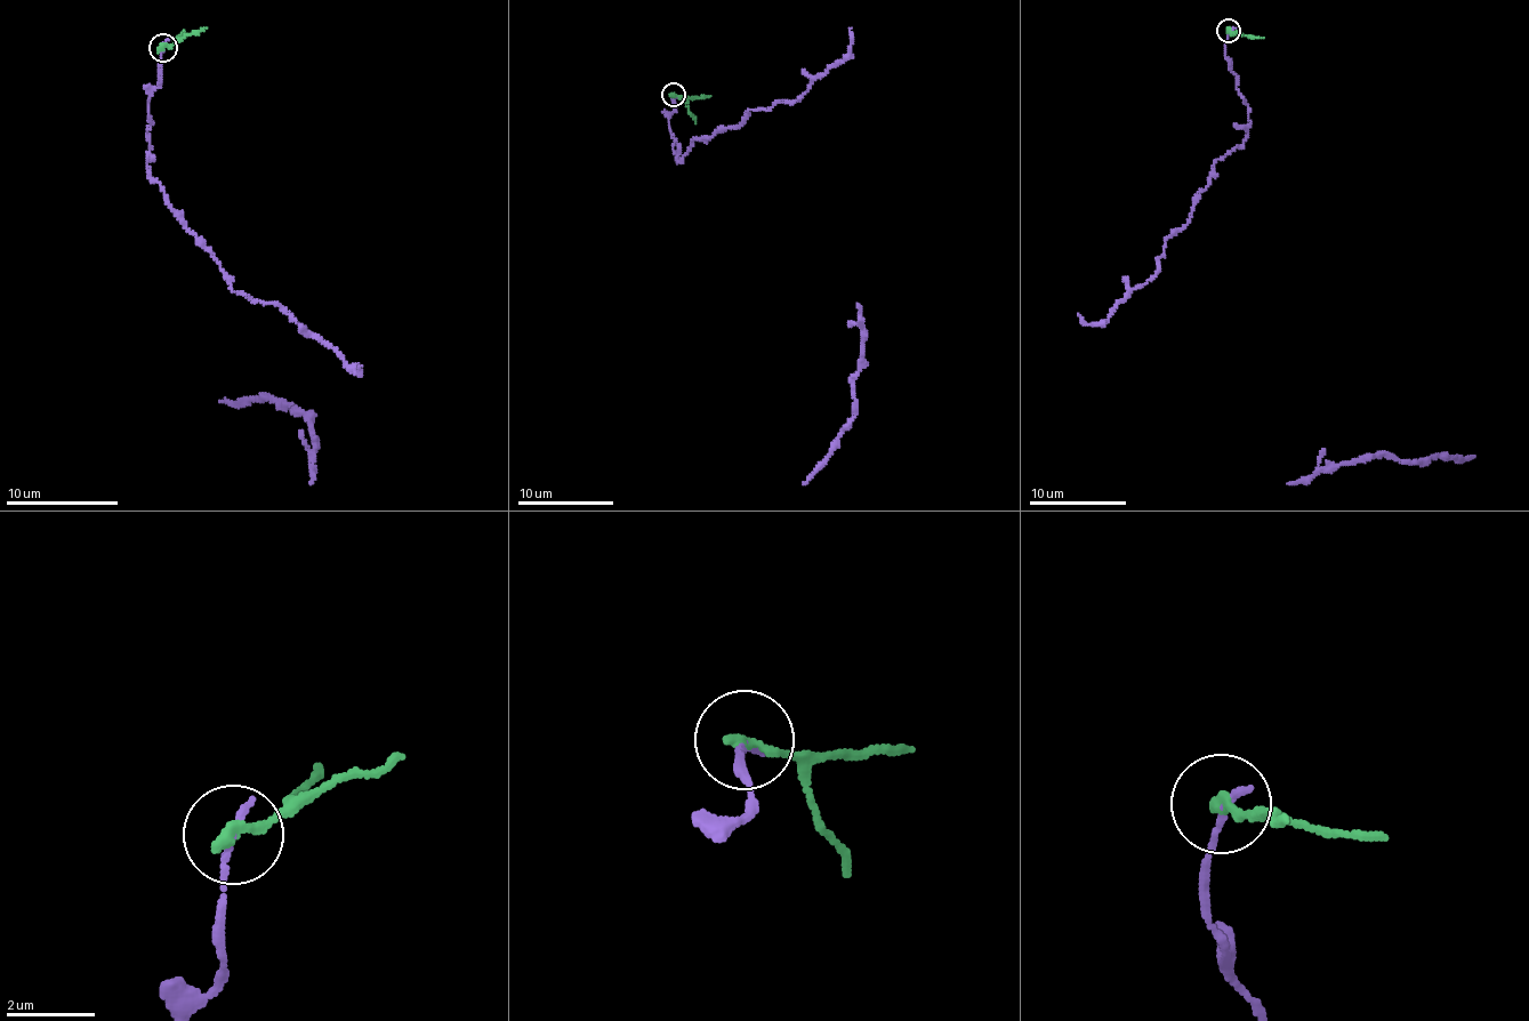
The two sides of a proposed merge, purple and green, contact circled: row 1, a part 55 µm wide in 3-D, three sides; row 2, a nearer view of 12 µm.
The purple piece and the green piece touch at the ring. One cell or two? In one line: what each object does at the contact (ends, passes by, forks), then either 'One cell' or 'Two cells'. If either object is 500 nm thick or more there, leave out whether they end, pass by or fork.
At the ring purple ends. At the ring green ends. Two cells

